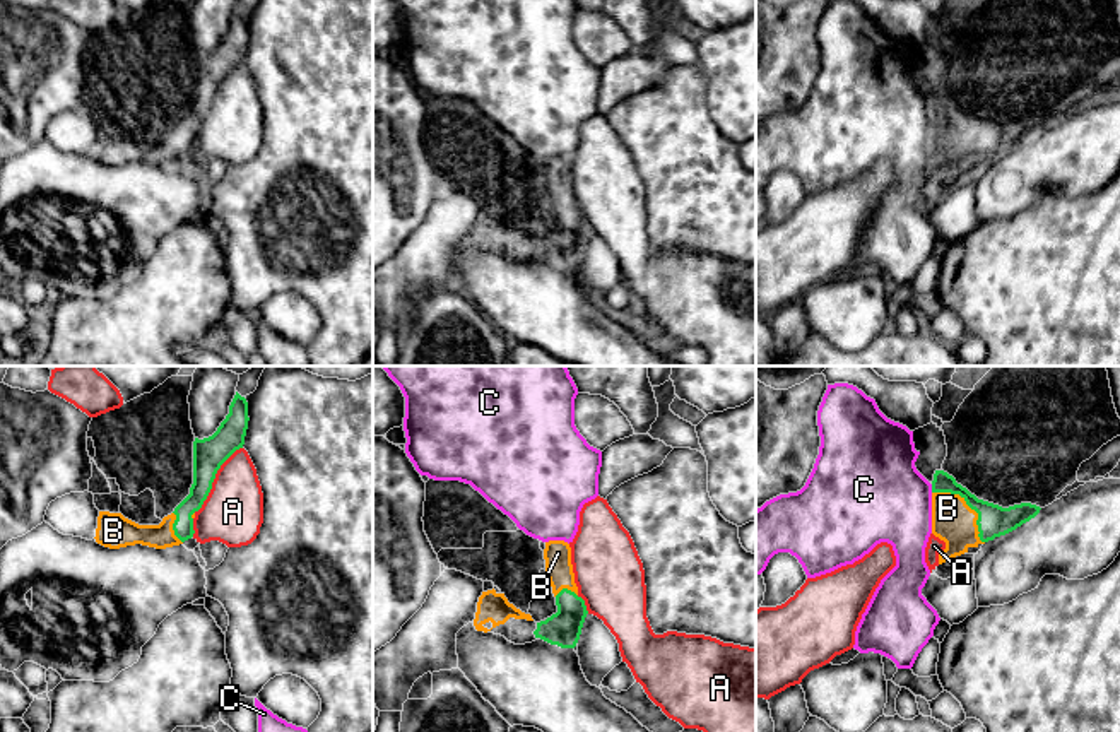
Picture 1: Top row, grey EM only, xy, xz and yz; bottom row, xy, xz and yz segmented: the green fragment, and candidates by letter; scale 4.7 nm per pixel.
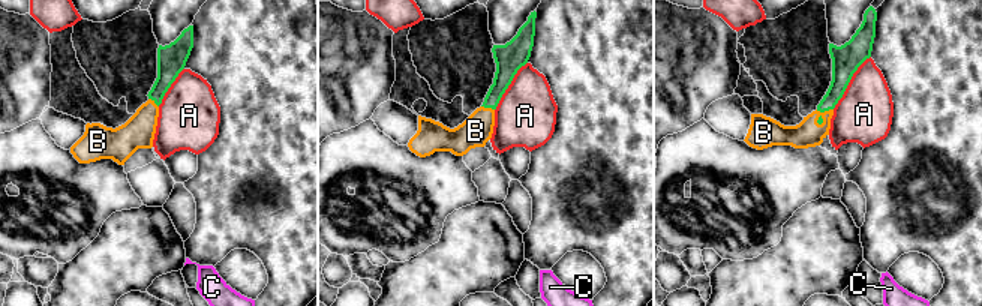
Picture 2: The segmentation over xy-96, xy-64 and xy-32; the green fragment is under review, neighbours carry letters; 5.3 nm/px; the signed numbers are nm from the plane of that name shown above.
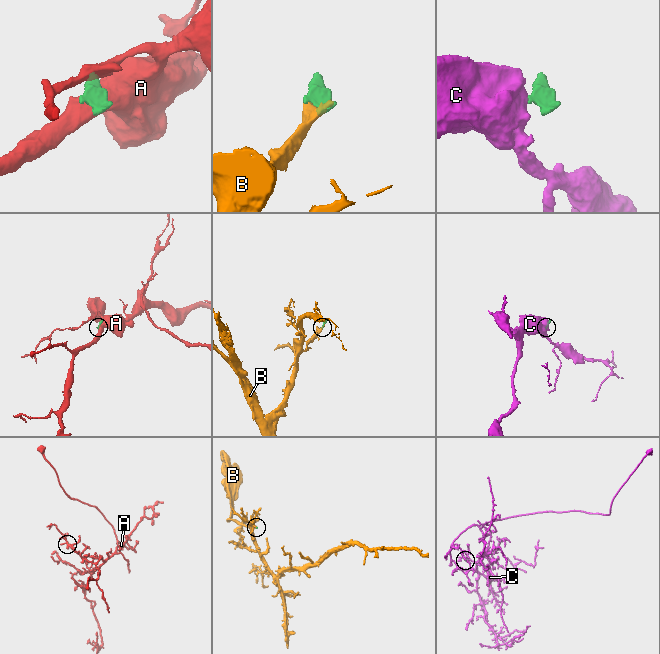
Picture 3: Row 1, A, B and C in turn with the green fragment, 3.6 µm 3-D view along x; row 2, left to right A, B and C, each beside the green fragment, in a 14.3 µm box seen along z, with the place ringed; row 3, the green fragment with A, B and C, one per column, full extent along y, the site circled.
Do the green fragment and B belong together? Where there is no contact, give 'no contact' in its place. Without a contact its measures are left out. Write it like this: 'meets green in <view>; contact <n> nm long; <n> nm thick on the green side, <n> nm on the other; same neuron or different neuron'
meets green in yz; contact 340 nm long; 150 nm thick on the green side, 200 nm on the other; same neuron

